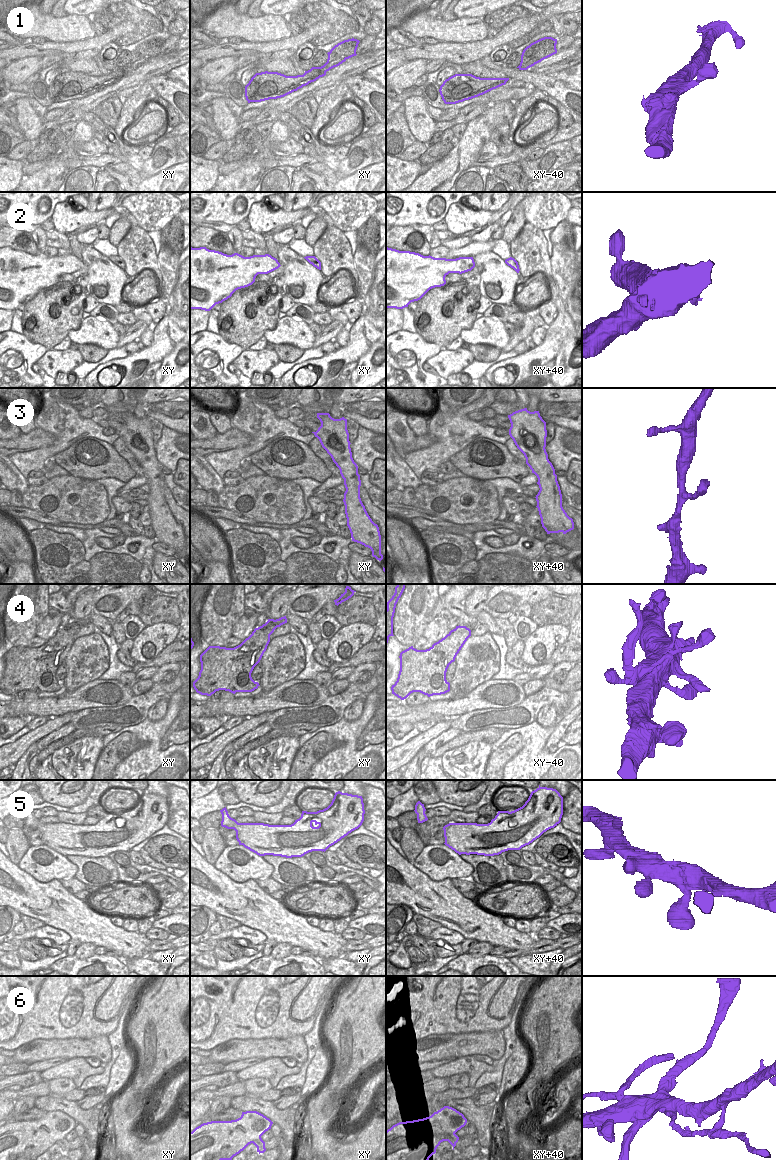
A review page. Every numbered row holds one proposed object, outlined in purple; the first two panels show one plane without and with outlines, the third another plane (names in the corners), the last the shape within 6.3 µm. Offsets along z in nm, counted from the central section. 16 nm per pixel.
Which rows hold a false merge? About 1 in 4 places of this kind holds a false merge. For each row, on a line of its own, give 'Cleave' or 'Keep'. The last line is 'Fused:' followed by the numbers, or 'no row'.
1: Keep
2: Keep
3: Keep
4: Keep
5: Keep
6: Cleave
Fused: 6.

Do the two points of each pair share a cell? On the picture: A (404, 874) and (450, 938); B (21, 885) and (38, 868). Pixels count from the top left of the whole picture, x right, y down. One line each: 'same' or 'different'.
A: different
B: different

